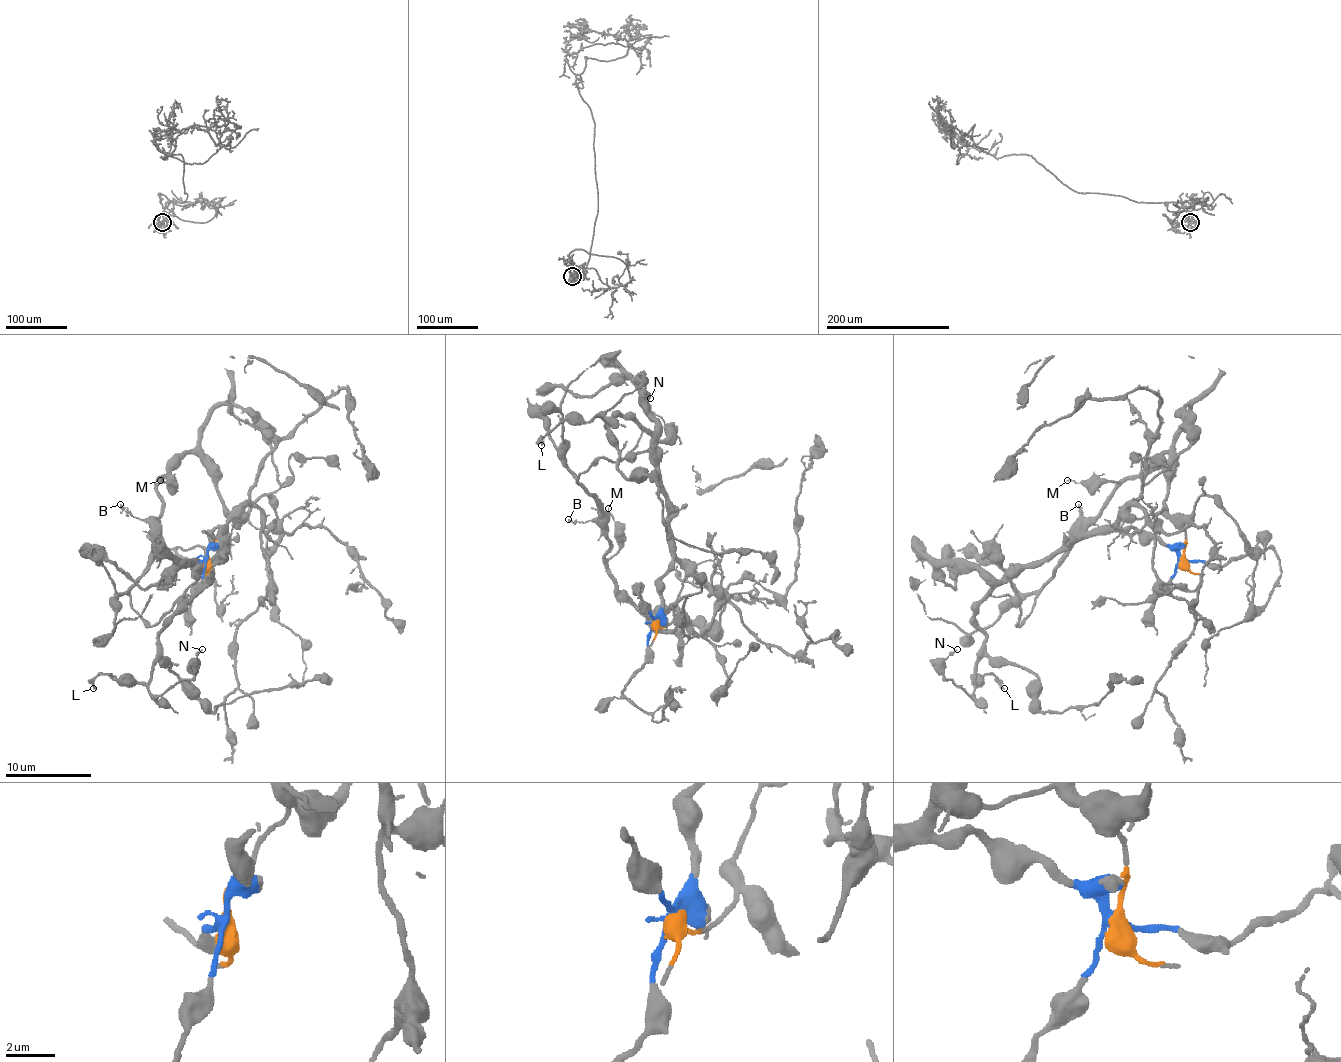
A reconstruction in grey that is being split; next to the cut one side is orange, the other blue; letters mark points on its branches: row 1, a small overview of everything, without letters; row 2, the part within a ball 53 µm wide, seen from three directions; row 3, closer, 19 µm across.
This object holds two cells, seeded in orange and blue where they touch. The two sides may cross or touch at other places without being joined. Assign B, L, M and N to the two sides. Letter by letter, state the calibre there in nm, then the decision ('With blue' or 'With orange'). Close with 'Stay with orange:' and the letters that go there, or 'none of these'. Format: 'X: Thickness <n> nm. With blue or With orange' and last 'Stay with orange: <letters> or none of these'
B: Thickness 150 nm. With orange
L: Thickness 140 nm. With blue
M: Thickness 80 nm. With orange
N: Thickness 140 nm. With blue
Stay with orange: B, M

